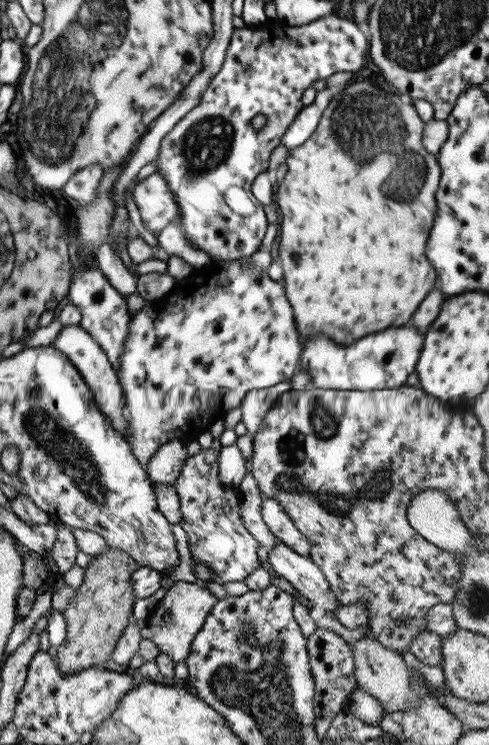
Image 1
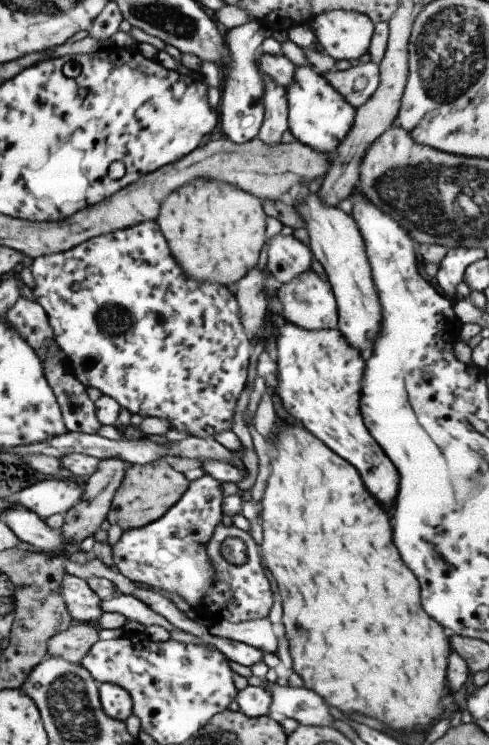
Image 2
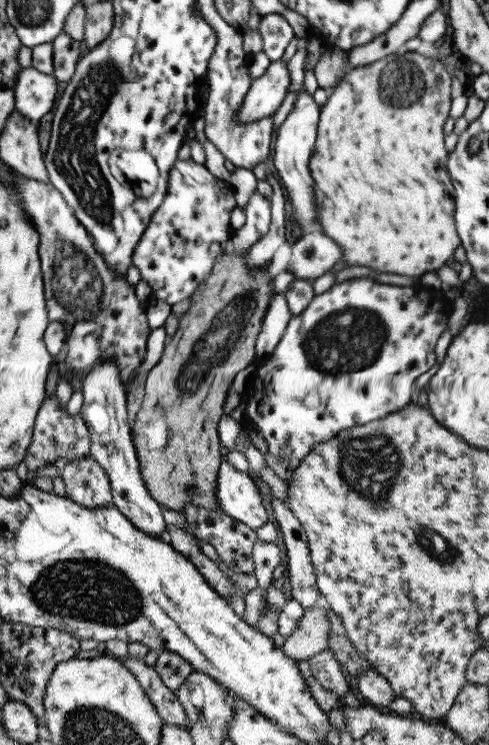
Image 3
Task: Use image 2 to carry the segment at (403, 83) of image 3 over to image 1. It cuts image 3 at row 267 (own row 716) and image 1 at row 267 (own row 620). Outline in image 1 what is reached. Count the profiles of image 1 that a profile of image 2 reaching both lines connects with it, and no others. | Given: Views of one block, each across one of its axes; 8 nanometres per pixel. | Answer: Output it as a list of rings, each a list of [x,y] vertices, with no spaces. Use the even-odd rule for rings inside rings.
[[[366,80],[346,84],[344,87],[332,91],[332,98],[319,118],[315,131],[299,144],[287,152],[287,171],[281,180],[278,180],[275,190],[275,204],[281,212],[279,222],[278,257],[282,268],[281,283],[296,324],[296,330],[303,339],[310,339],[317,333],[328,336],[334,343],[351,344],[362,336],[379,332],[387,327],[401,326],[408,323],[417,306],[425,295],[437,284],[437,271],[425,256],[425,243],[429,237],[436,215],[435,191],[438,189],[440,168],[436,158],[422,147],[421,133],[423,122],[419,120],[417,111],[411,101],[402,96],[385,92]]]

